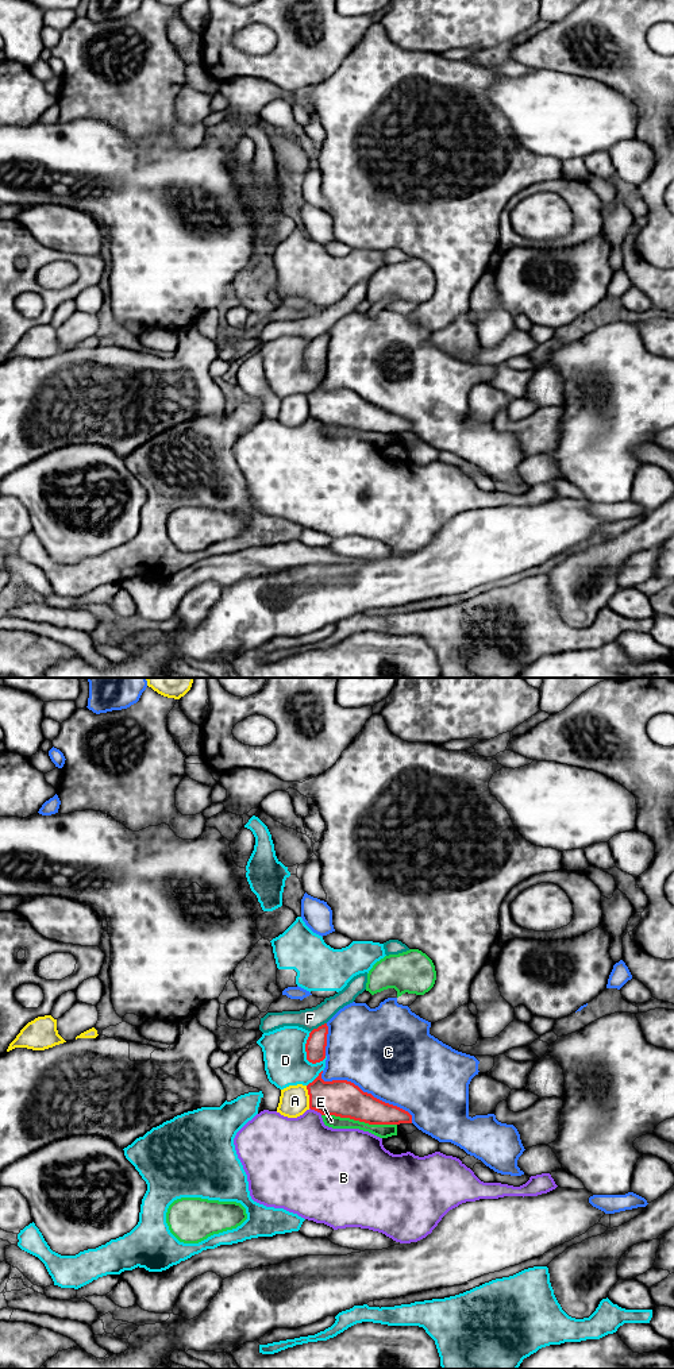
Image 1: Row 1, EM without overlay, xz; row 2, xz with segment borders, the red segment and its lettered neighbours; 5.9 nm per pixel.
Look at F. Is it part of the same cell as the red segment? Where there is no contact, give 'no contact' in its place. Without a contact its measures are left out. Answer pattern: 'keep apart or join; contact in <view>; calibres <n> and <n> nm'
keep apart; contact in xz; calibres 120 and 130 nm

